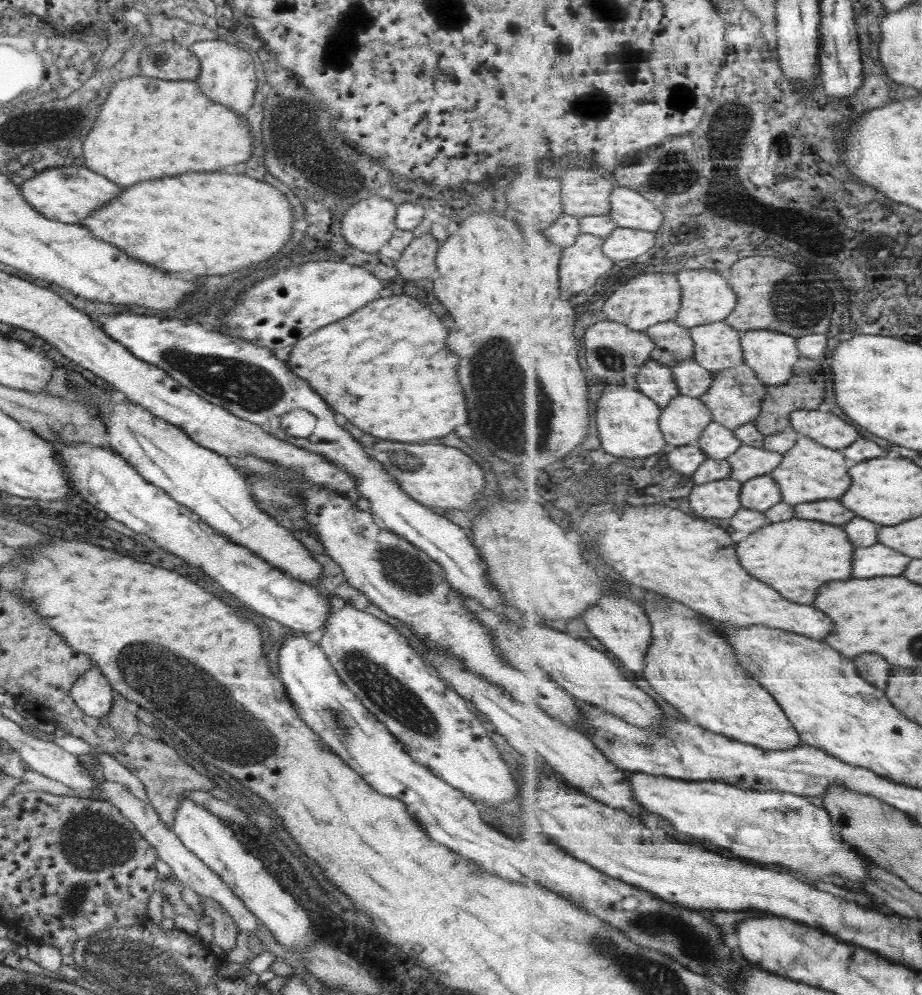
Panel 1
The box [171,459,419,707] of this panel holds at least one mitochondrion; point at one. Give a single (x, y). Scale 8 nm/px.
(286, 510)

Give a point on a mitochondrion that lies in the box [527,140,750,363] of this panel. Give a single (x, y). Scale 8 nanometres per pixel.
(682, 179)

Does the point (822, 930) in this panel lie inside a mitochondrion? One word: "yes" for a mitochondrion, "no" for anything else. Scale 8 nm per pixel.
no

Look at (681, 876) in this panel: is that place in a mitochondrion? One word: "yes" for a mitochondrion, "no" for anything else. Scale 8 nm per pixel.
no

